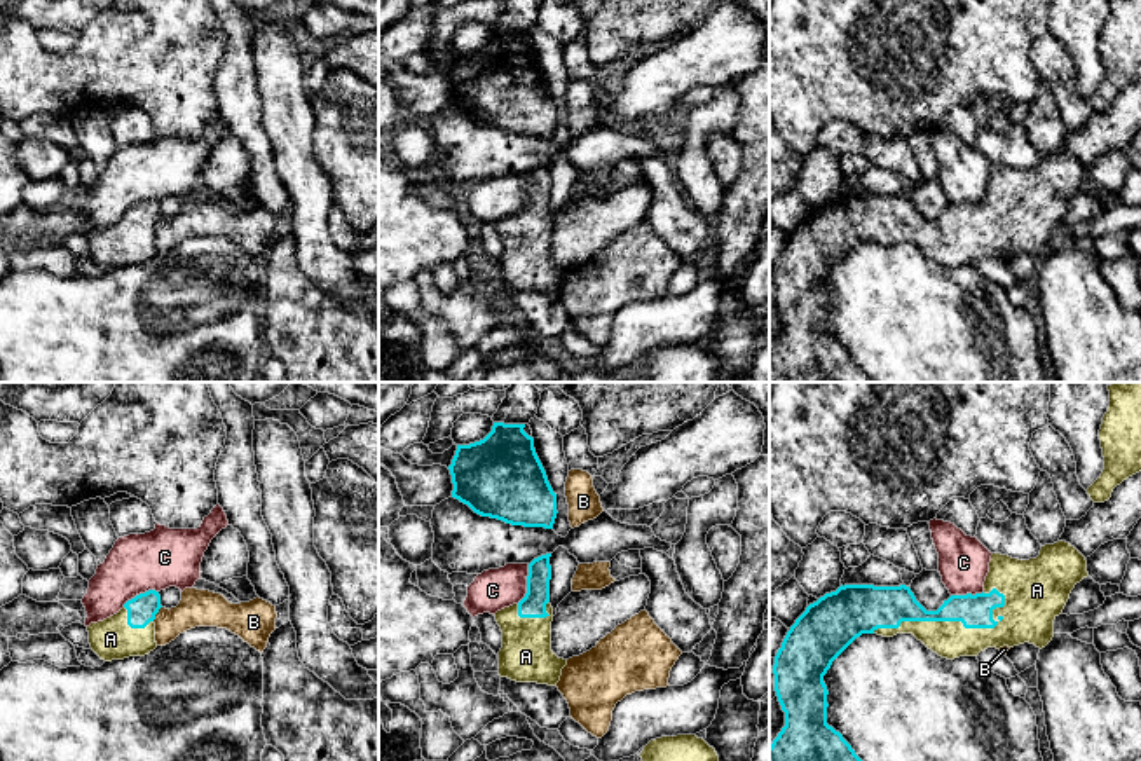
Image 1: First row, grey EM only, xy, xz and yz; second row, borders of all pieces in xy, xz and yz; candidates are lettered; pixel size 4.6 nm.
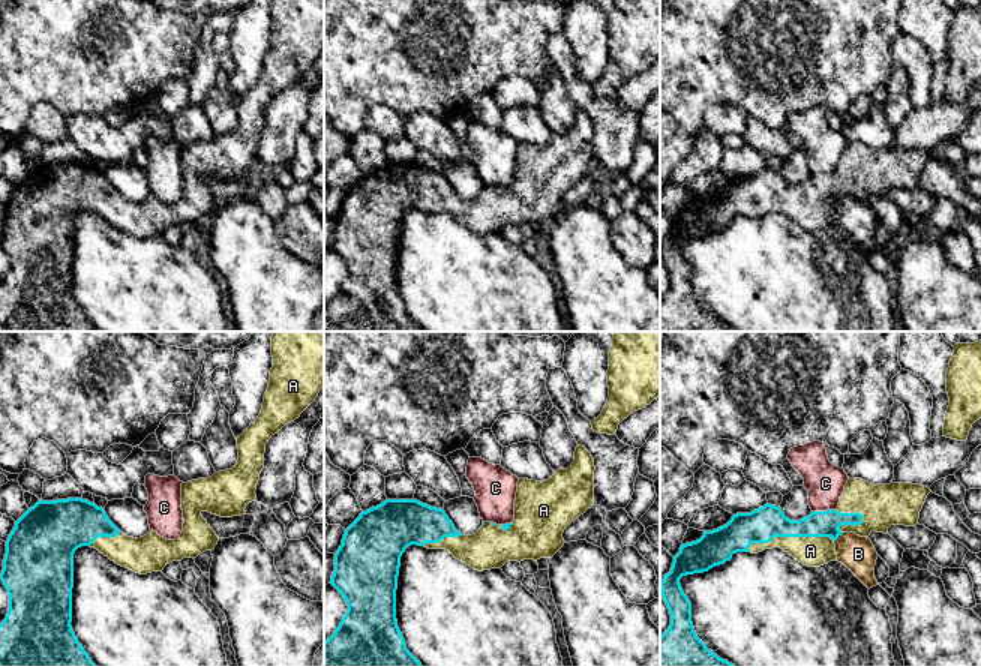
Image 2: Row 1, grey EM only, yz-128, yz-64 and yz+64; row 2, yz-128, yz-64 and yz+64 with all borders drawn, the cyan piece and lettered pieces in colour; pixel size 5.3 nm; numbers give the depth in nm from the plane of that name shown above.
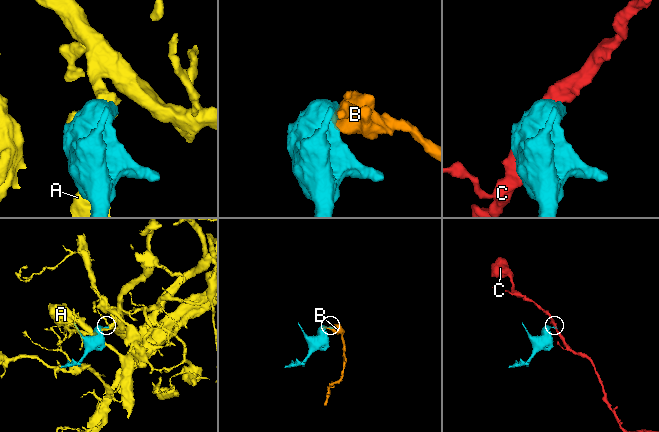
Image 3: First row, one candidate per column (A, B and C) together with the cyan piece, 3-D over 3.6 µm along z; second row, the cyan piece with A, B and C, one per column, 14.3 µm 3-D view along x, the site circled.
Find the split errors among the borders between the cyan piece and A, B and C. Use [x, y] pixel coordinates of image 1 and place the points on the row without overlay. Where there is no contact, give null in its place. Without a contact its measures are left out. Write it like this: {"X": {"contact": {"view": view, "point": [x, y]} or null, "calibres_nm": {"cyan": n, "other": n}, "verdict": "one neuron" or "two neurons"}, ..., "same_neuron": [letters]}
{"A": {"contact": {"view": "yz", "point": [949, 229]}, "calibres_nm": {"cyan": 160, "other": 180}, "verdict": "one neuron"}, "B": {"contact": {"view": "xy", "point": [157, 220]}, "calibres_nm": {"cyan": 140, "other": 180}, "verdict": "two neurons"}, "C": {"contact": {"view": "xz", "point": [527, 192]}, "calibres_nm": {"cyan": 110, "other": 190}, "verdict": "two neurons"}, "same_neuron": ["A"]}

